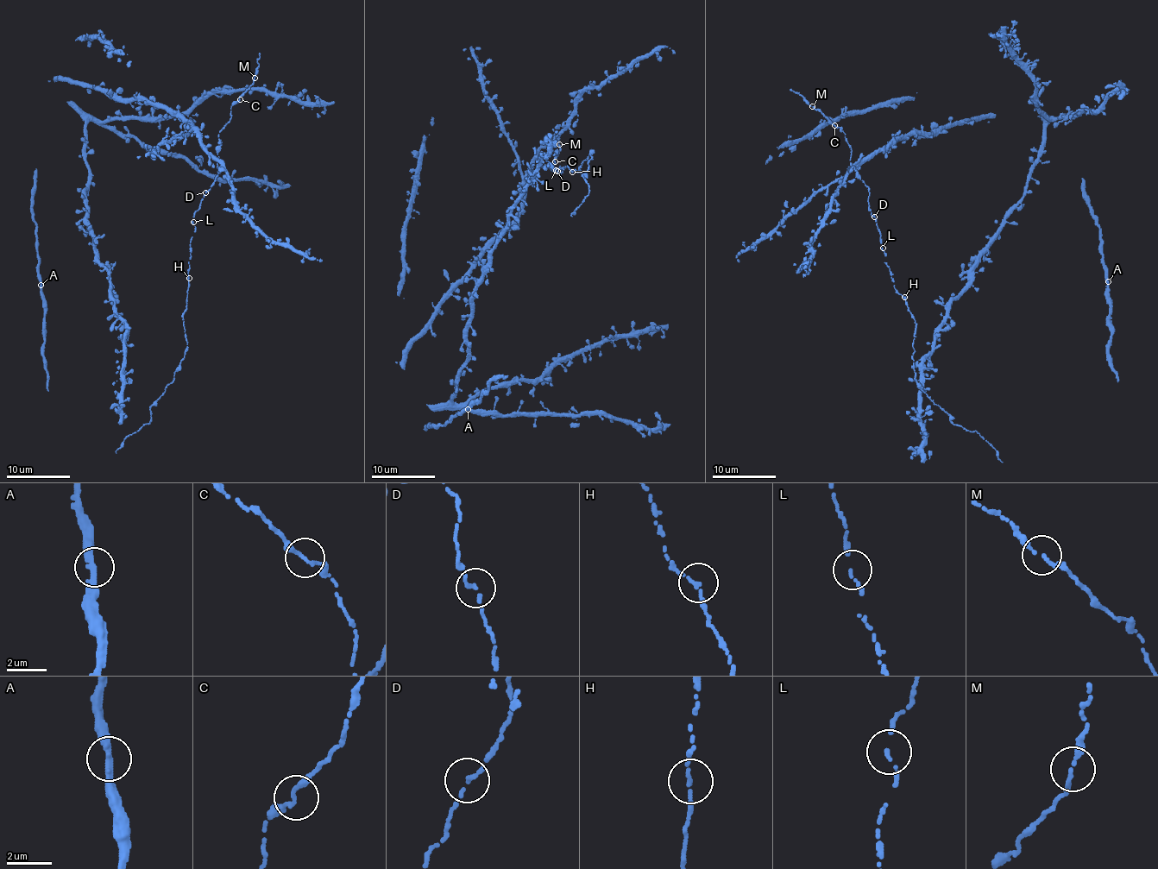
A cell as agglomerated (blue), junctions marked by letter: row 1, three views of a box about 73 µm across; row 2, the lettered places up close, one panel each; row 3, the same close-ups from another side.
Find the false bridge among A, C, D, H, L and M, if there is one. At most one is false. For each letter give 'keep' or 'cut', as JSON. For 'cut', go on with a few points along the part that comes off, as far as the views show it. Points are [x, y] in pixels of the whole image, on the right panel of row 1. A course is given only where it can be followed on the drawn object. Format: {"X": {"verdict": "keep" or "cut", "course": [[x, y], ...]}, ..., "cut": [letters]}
{"A": {"verdict": "keep"}, "C": {"verdict": "keep"}, "D": {"verdict": "keep"}, "H": {"verdict": "keep"}, "L": {"verdict": "keep"}, "M": {"verdict": "keep"}, "cut": []}

